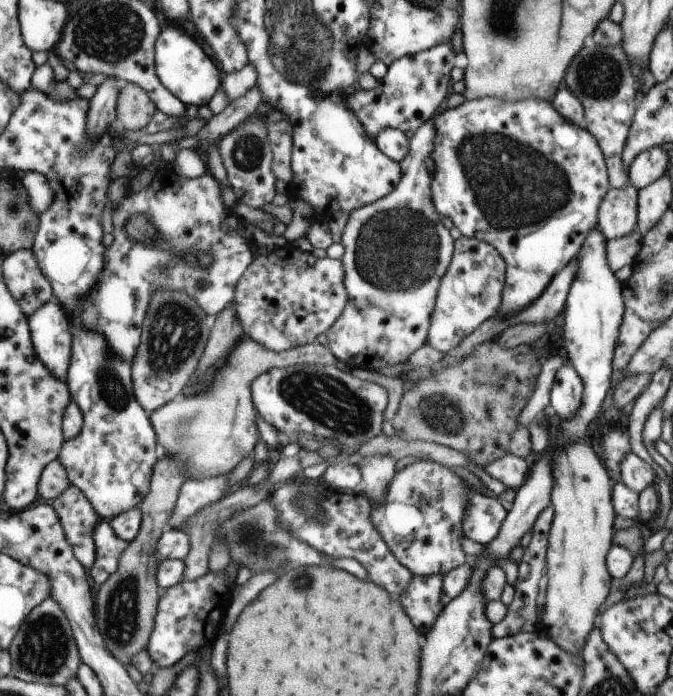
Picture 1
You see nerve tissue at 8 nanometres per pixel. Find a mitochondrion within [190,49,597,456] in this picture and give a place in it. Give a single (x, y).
(513, 185)

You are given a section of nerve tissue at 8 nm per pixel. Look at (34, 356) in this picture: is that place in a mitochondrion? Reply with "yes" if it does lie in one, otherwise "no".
no

